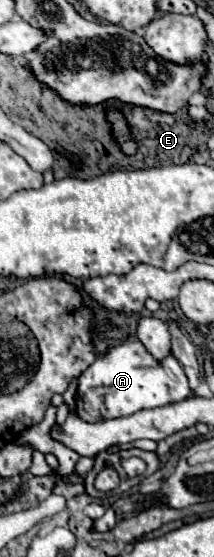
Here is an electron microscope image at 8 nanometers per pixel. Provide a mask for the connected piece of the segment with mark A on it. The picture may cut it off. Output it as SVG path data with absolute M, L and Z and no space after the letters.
M136 337L110 349L106 357L98 357L78 379L76 415L84 421L100 421L114 417L128 417L140 409L156 409L174 401L190 397L188 379L180 363L168 355L164 361L154 361Z

